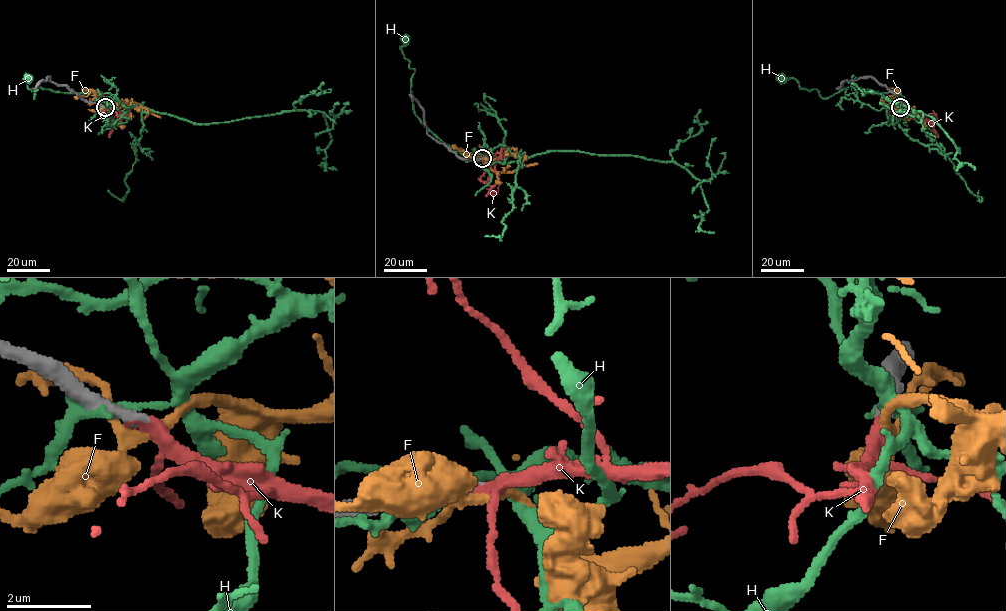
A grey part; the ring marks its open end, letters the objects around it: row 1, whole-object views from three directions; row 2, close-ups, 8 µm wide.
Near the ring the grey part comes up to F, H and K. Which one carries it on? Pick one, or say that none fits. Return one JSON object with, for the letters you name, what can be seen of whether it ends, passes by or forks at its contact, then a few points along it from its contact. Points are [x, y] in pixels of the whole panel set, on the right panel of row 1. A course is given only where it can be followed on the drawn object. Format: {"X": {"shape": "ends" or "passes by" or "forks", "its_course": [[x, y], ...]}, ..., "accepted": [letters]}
{"K": {"shape": "passes by", "its_course": [[900, 107], [895, 117], [913, 110], [928, 121], [914, 110]]}, "accepted": ["K"]}

